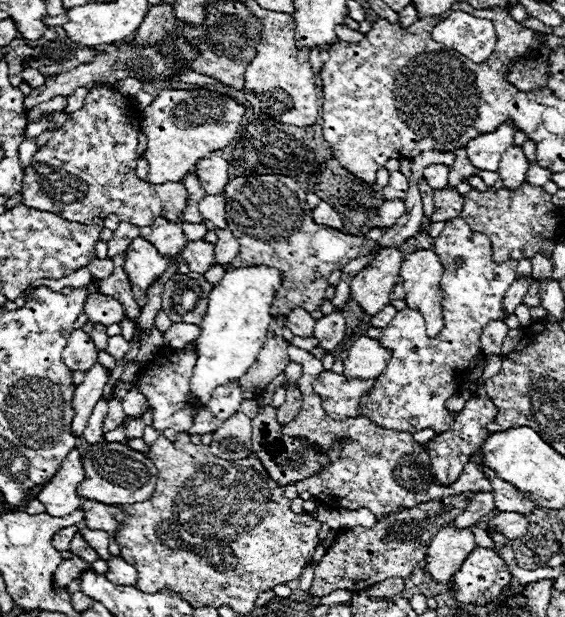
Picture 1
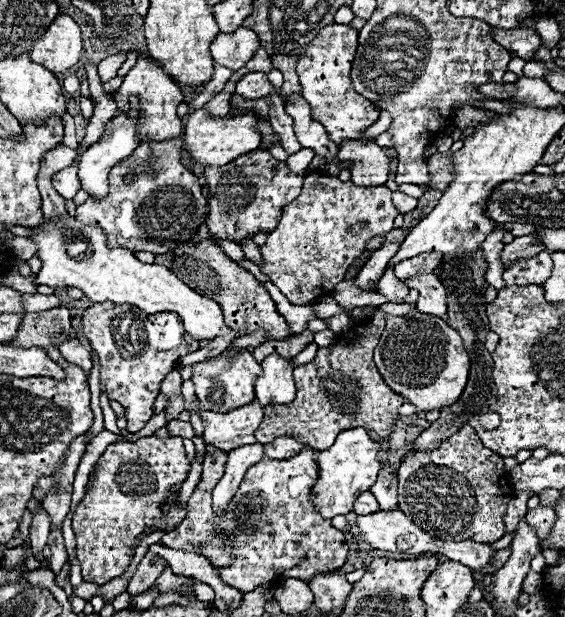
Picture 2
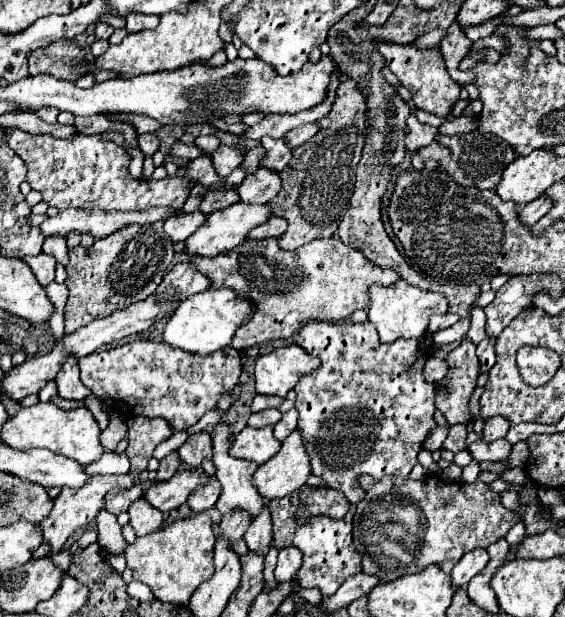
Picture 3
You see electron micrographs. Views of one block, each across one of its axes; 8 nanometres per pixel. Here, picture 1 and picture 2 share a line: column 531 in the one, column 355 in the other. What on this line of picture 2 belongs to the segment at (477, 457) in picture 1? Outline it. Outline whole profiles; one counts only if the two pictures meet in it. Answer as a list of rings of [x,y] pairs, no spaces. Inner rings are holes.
[[[362,492],[356,502],[354,502],[354,512],[356,514],[364,514],[364,512],[376,512],[378,510],[378,502],[374,500],[374,496],[370,492]]]

